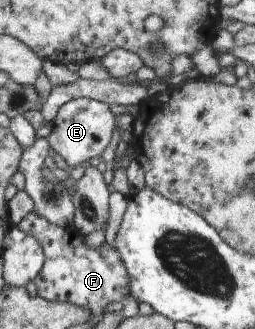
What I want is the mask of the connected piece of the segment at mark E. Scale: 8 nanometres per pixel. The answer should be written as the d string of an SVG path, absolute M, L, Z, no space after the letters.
M77 98L69 100L59 106L55 117L52 119L51 132L46 137L47 145L55 154L58 154L71 170L77 165L83 165L92 157L97 157L107 146L111 138L114 115L108 109L108 105L103 102Z

